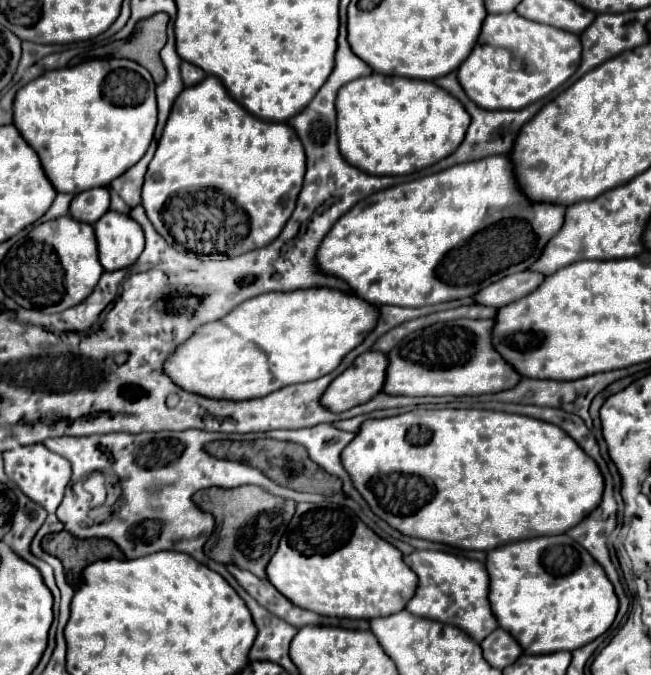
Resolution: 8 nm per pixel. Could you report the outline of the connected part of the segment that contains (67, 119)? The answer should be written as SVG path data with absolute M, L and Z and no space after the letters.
M89 59L75 67L47 71L21 87L13 103L13 123L37 151L53 187L77 195L83 189L109 185L145 155L157 125L155 83L151 73L131 59Z

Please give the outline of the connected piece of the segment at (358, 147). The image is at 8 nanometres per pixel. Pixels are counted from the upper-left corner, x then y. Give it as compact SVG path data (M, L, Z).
M371 73L343 85L337 95L339 151L347 163L371 175L409 175L451 155L463 141L471 115L445 89L431 81Z

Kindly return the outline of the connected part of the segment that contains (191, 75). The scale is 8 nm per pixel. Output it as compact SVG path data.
M187 61L181 65L181 75L183 75L183 83L185 83L185 87L195 85L195 83L199 83L199 81L205 79L205 71L199 69L199 67L193 65L193 63L187 63Z

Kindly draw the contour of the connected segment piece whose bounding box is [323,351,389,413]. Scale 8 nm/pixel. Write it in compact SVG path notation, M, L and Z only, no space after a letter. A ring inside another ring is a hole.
M367 351L357 357L357 361L345 369L323 393L323 405L327 409L351 409L359 403L367 403L385 385L389 359L381 351Z

